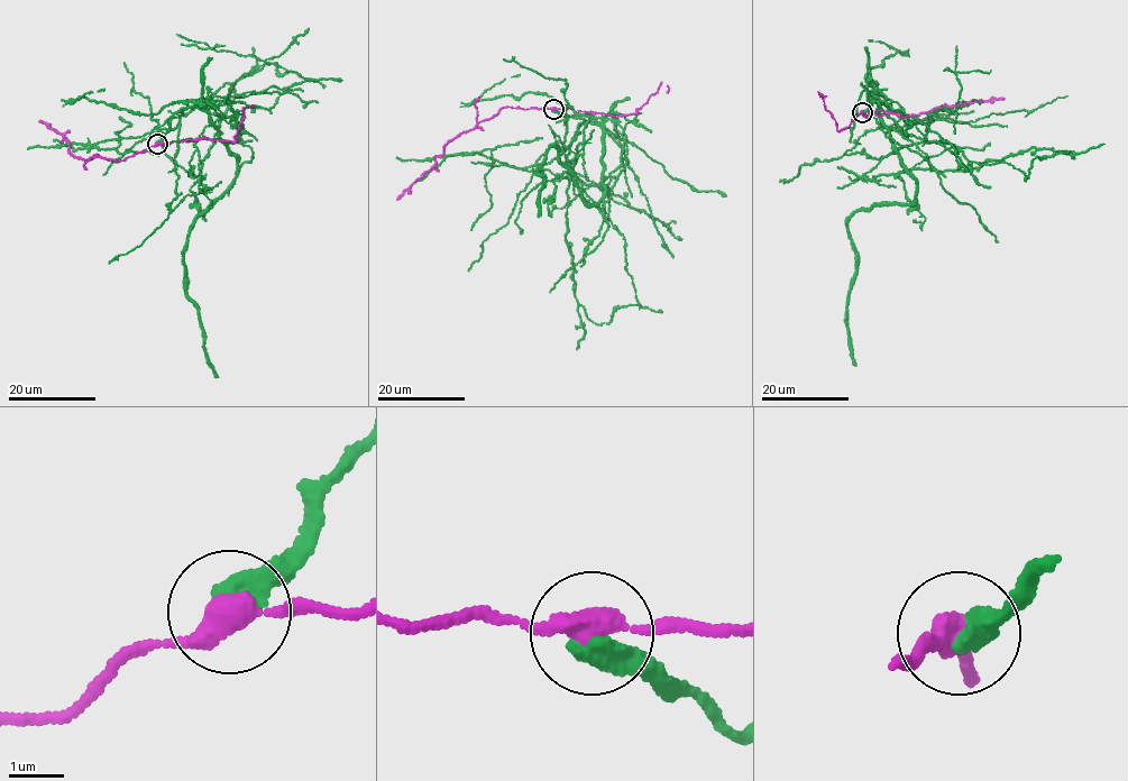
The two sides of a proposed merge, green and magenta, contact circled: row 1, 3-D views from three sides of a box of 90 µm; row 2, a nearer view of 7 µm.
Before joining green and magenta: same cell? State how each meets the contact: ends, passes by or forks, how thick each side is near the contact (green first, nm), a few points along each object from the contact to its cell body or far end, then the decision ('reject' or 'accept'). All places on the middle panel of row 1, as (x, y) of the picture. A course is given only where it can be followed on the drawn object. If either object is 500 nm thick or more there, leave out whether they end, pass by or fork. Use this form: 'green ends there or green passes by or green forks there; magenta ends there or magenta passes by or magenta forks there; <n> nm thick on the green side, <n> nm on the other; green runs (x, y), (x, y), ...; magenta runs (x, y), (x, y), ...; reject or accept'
600 nm thick on the green side, 400 nm on the other; green runs (553, 110), (611, 119), (626, 148), (601, 211), (570, 171), (577, 145), (577, 303), (602, 324), (660, 311); magenta runs (553, 110), (503, 108), (446, 145), (442, 155), (436, 157), (436, 165), (396, 200); reject

